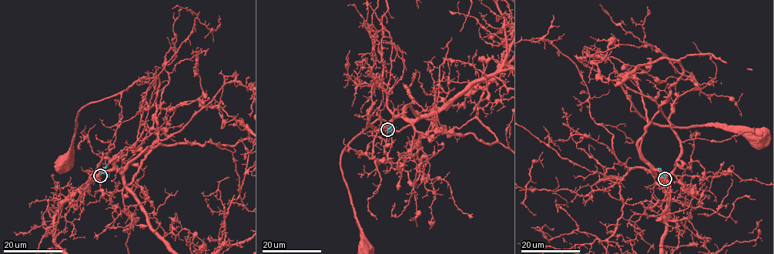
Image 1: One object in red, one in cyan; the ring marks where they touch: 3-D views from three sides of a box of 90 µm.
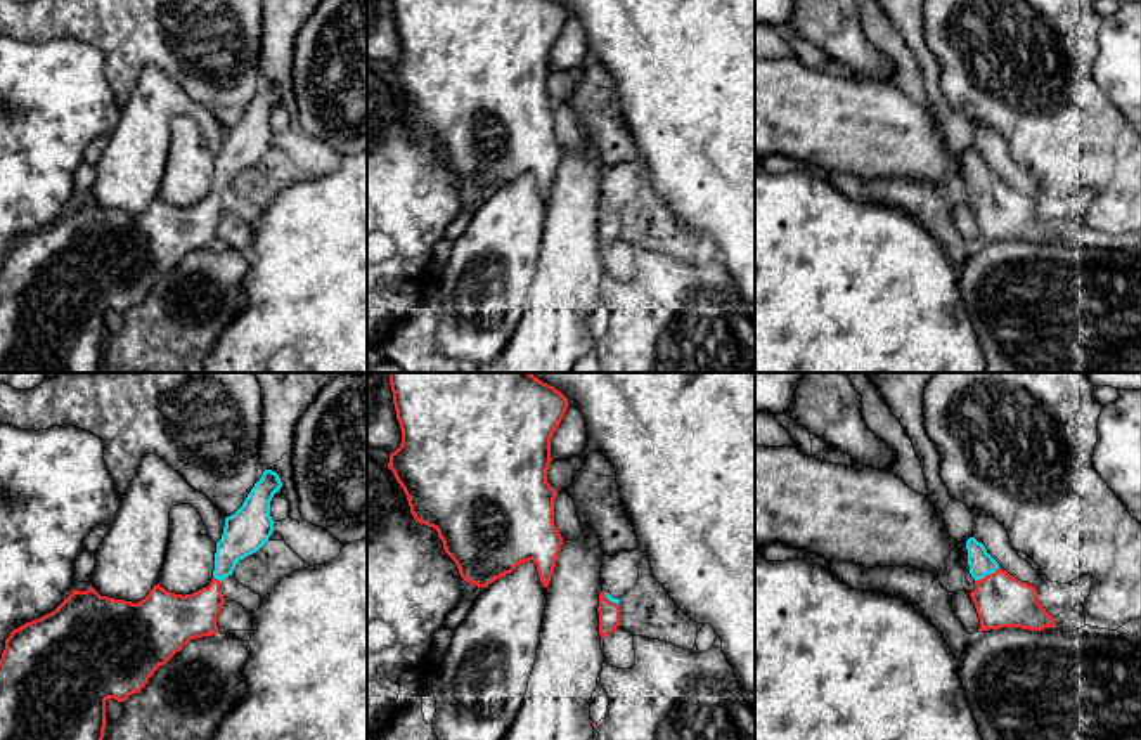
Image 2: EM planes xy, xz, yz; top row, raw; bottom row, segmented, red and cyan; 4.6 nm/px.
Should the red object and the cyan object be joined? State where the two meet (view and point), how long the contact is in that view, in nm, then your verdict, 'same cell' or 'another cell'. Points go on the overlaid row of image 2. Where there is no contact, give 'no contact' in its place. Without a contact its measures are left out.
meets red in yz at (989, 574); contact 140 nm long; same cell

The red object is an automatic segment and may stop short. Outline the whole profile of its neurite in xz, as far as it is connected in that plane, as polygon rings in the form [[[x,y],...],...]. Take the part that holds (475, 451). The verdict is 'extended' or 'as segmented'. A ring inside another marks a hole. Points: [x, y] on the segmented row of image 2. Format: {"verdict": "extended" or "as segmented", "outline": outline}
{"verdict": "as segmented", "outline": [[[390,373],[390,385],[402,430],[402,444],[390,454],[388,468],[403,489],[414,520],[438,532],[445,553],[455,561],[466,582],[487,587],[493,581],[511,574],[518,565],[532,560],[537,565],[542,586],[547,587],[563,546],[563,537],[554,523],[554,499],[558,490],[547,482],[547,470],[552,461],[551,438],[570,406],[568,399],[532,373]]]}

